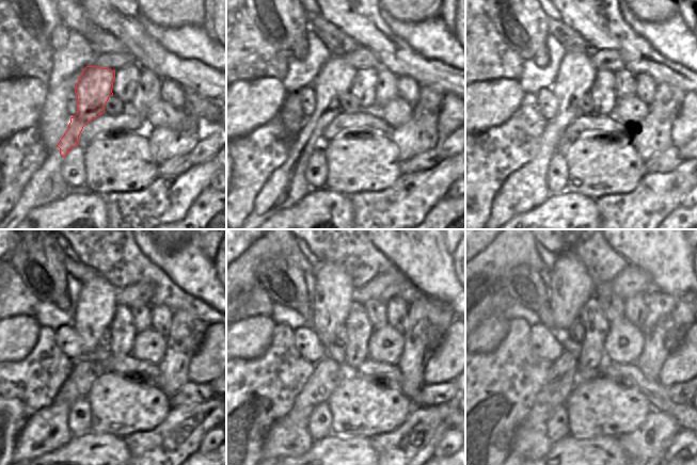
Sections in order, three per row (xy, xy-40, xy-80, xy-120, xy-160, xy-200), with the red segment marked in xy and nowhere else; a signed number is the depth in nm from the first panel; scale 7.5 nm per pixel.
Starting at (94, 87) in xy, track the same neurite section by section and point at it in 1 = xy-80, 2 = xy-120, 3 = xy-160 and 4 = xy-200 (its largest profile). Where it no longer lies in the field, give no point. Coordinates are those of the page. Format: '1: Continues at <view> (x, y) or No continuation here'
1: Continues at xy-80 (576, 73)
2: Continues at xy-120 (96, 304)
3: Continues at xy-160 (334, 294)
4: Continues at xy-200 (571, 286).

